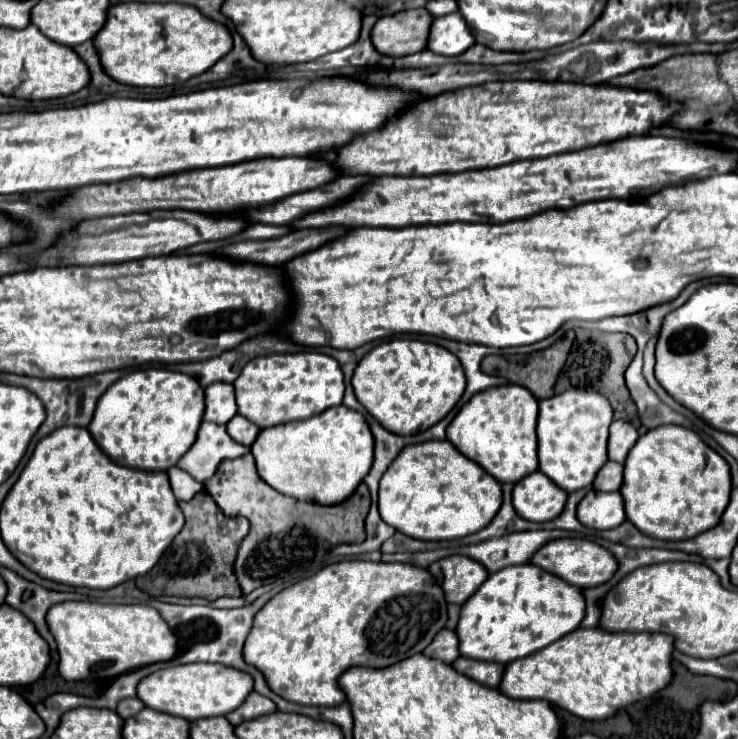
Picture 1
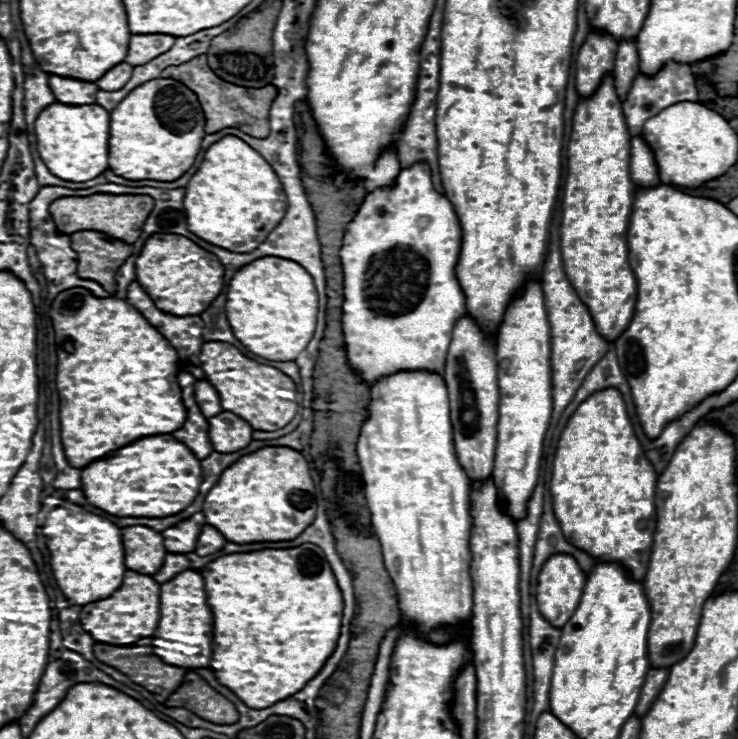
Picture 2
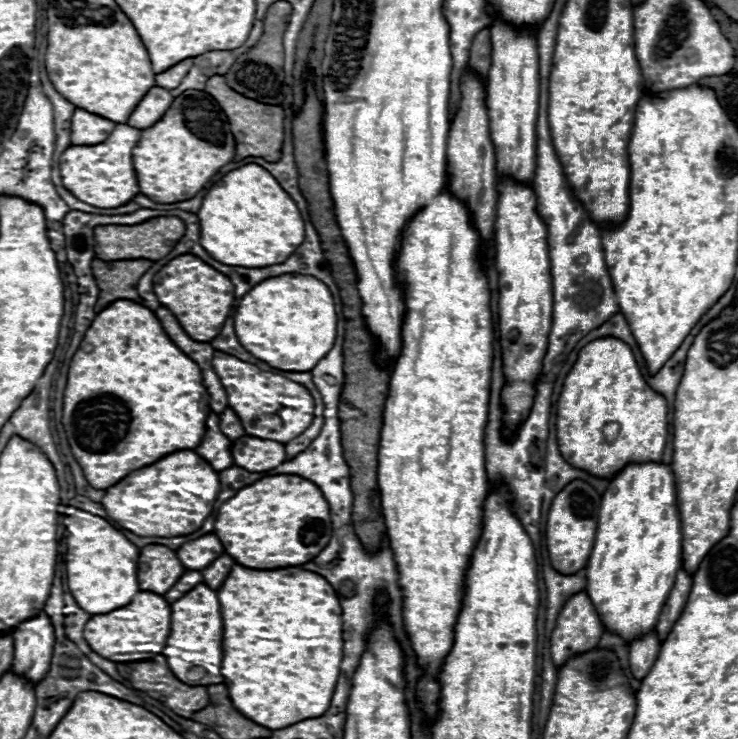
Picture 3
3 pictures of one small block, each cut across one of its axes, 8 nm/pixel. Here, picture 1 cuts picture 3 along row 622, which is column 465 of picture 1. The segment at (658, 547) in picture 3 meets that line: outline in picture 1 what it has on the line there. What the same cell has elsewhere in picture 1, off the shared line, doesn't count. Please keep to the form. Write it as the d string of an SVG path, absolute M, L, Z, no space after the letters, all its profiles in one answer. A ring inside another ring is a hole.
M520 564L520 566L508 566L504 570L498 570L488 576L488 580L476 590L474 596L470 596L462 604L460 622L456 628L456 634L460 638L460 654L474 658L474 660L488 660L488 662L500 662L508 664L512 660L524 658L528 654L534 654L548 644L556 642L558 638L566 636L568 632L576 630L586 614L586 602L580 588L560 580L558 576L542 570L536 564Z

